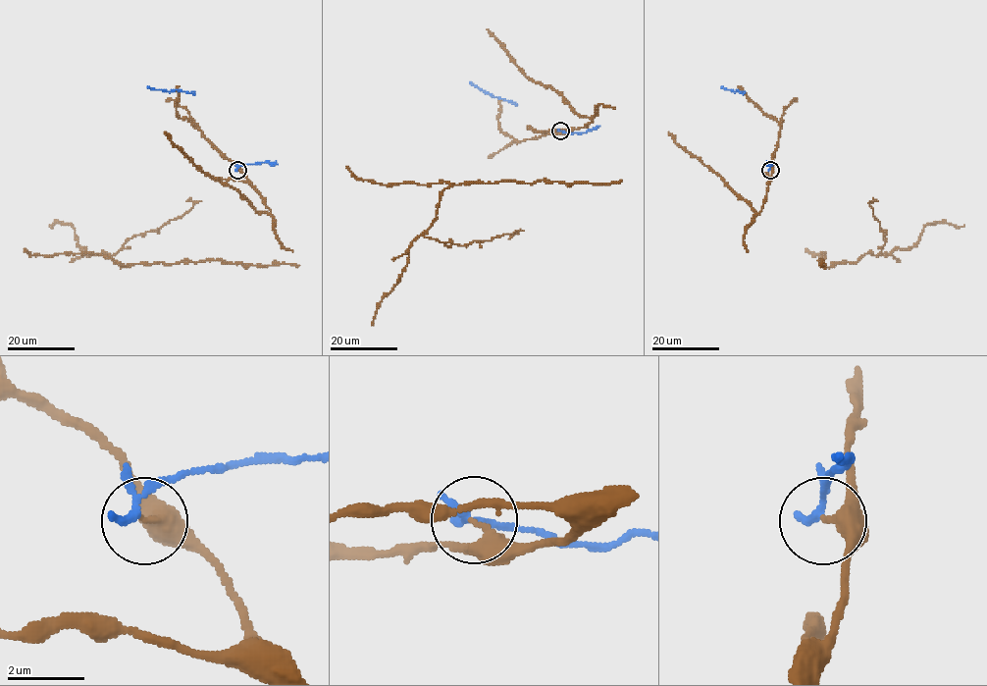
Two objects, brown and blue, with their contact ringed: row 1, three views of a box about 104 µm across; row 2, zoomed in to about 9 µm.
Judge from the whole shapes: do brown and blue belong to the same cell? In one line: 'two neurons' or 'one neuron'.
two neurons

